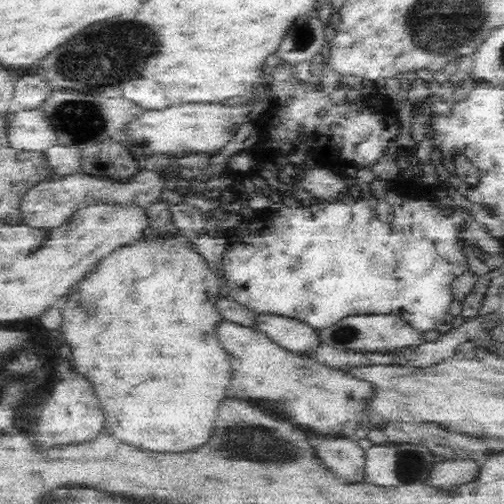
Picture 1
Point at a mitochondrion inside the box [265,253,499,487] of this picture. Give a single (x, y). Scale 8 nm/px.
(411, 466)

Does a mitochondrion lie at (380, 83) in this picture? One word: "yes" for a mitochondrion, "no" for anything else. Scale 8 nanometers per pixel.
no

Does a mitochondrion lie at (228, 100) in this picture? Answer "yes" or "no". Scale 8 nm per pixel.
no

